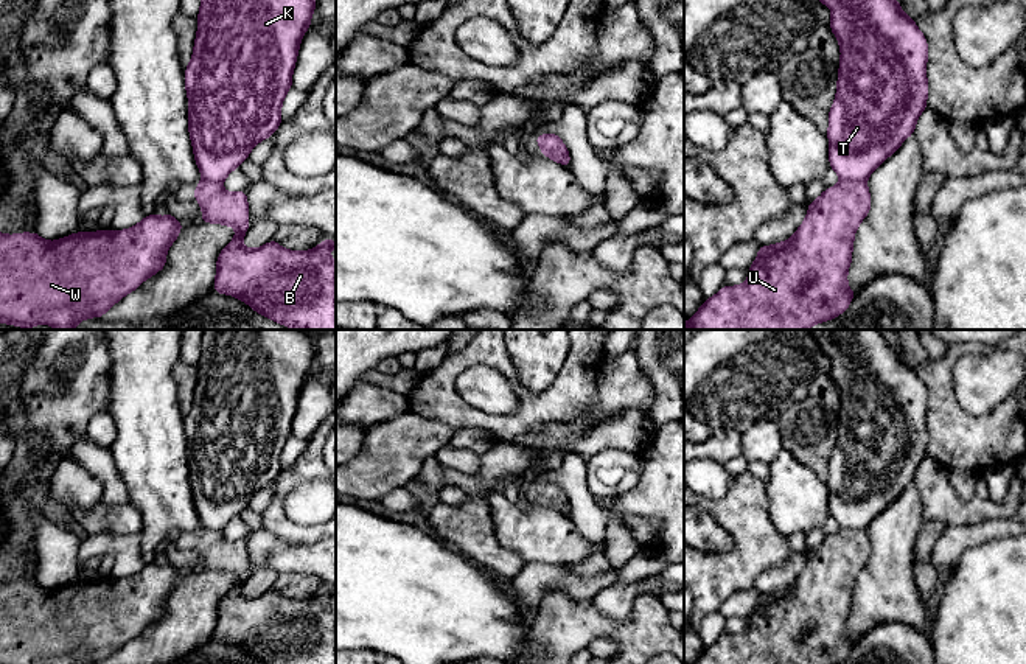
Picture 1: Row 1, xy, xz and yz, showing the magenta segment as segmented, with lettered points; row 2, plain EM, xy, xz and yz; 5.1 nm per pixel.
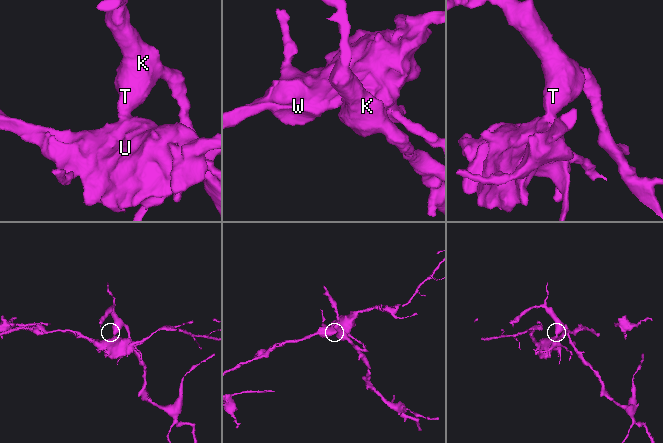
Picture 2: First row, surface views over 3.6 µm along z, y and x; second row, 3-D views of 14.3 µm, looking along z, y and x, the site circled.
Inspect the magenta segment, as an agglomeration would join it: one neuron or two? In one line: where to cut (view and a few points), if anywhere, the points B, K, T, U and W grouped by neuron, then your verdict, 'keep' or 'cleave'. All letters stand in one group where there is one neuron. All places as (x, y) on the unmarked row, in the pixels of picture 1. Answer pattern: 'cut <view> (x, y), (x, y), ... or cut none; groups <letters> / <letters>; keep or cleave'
cut yz (841, 527), (865, 531); groups B U W / K T; cleave

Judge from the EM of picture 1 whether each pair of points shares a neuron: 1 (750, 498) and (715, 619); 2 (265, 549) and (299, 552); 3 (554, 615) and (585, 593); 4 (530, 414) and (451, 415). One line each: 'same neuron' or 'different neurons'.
1: different neurons
2: same neuron
3: different neurons
4: same neuron

